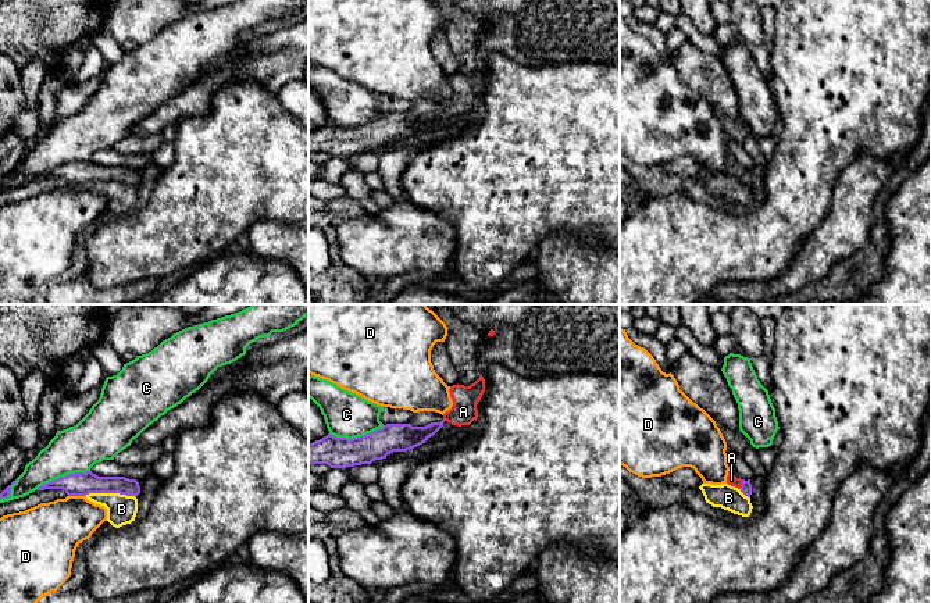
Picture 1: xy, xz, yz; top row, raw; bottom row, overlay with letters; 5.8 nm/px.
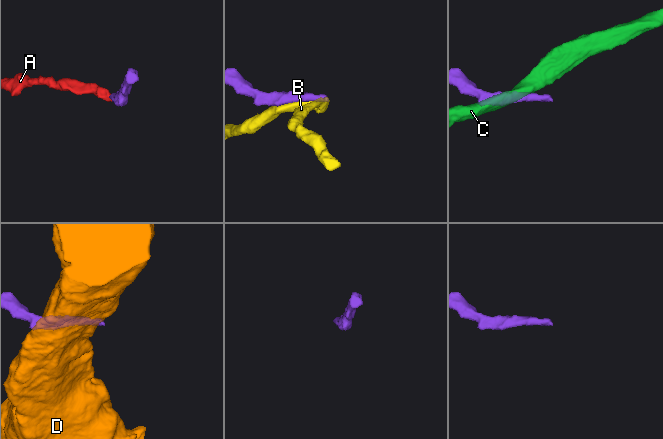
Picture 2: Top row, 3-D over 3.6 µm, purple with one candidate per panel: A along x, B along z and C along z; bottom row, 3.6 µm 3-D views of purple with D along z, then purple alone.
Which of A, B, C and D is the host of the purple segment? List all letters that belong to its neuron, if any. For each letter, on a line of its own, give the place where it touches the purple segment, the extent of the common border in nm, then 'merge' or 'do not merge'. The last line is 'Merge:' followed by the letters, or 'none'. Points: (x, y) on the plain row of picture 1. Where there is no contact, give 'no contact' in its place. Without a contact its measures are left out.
A: contact yz (742, 172); length 60 nm; merge
B: contact xy (110, 181); length 300 nm; do not merge
C: contact xy (61, 166); length 340 nm; do not merge
D: contact xy (77, 184); length 100 nm; do not merge
Merge: A

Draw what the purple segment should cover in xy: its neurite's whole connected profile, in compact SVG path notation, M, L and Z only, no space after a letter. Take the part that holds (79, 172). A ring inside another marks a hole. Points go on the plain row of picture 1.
M92 160L75 161L43 172L36 179L63 178L68 185L86 185L89 182L120 182L138 185L140 175L136 168L125 165L99 165Z

